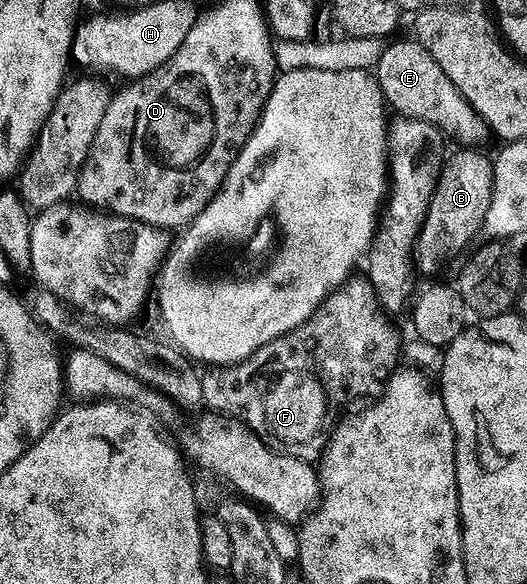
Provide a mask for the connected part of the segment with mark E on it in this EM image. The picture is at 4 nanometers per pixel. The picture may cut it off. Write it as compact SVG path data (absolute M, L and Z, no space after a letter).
M417 39L387 44L378 60L376 76L385 104L395 114L426 121L445 136L447 133L455 137L462 147L482 147L486 140L491 140L492 134L482 116L470 106L464 95L460 95L456 83L444 75L440 63L432 59L432 55Z

